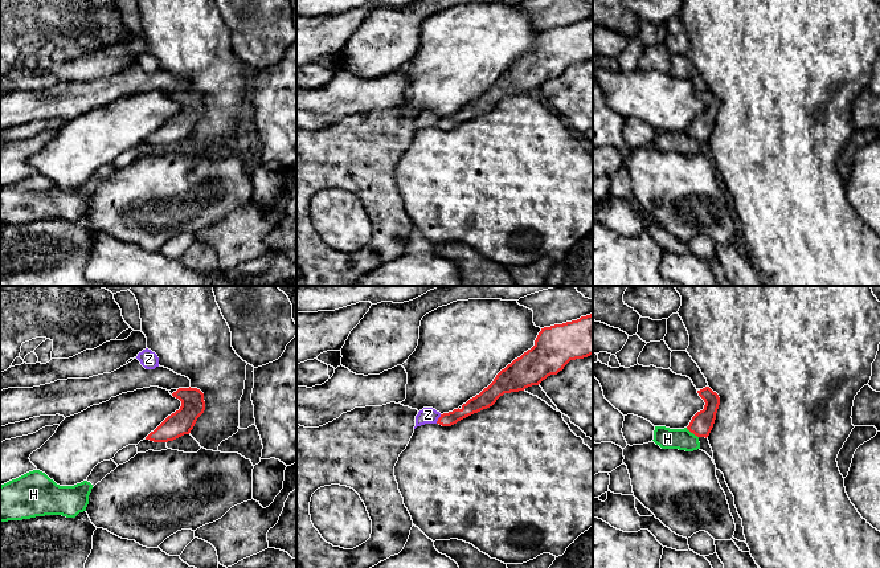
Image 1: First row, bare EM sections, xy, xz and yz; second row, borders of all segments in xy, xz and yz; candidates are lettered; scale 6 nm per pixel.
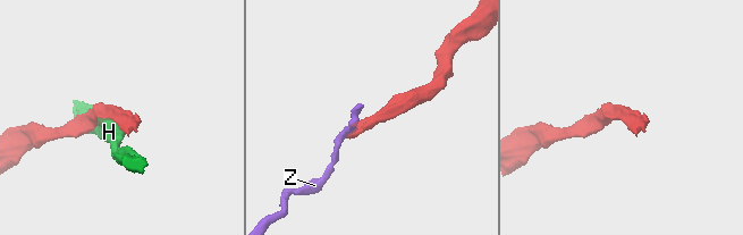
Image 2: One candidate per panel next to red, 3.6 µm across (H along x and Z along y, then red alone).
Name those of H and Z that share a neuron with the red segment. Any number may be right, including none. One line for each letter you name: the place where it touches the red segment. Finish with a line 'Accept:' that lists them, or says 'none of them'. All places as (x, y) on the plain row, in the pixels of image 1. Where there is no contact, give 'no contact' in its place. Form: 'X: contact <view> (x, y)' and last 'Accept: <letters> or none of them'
Accept: none of them

